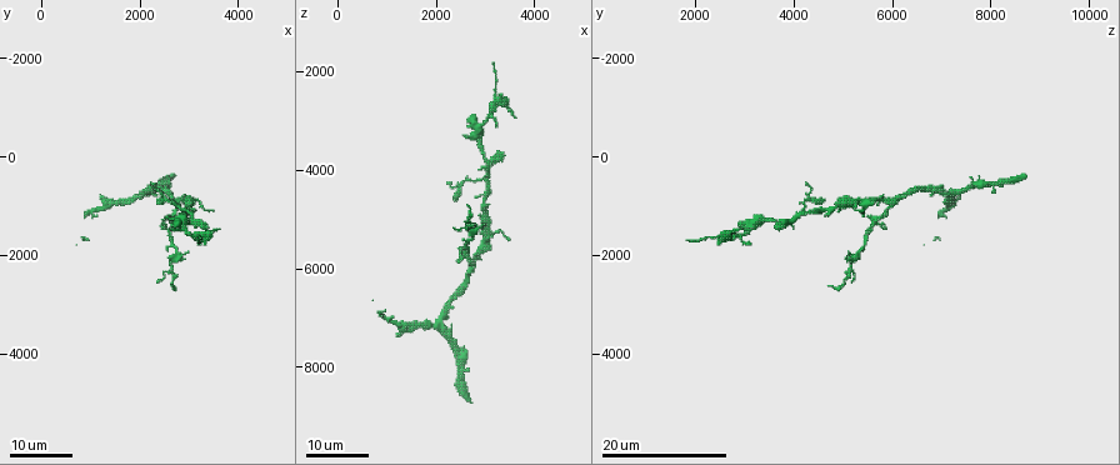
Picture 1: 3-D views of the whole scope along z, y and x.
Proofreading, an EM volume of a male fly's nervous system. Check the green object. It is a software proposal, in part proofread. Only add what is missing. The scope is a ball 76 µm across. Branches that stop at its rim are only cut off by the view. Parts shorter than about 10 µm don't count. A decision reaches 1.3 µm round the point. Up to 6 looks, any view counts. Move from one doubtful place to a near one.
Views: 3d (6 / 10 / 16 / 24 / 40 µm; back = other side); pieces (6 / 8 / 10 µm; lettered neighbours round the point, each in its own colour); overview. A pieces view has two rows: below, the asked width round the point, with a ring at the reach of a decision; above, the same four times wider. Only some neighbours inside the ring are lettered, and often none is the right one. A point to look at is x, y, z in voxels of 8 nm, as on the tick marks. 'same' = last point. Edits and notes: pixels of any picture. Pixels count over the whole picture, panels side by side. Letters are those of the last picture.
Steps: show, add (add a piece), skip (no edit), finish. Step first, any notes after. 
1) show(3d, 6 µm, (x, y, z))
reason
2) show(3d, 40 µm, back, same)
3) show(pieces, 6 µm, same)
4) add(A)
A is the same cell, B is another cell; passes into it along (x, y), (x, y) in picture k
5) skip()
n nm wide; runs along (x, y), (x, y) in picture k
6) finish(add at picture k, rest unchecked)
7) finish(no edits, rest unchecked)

show(3d, 24 µm, (2400, 850, 4650))
branch stops here

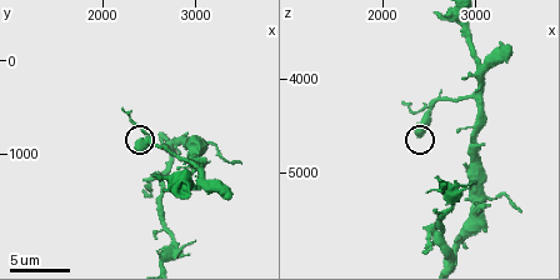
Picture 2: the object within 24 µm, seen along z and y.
show(pieces, 10 µm, same)
what lies round it

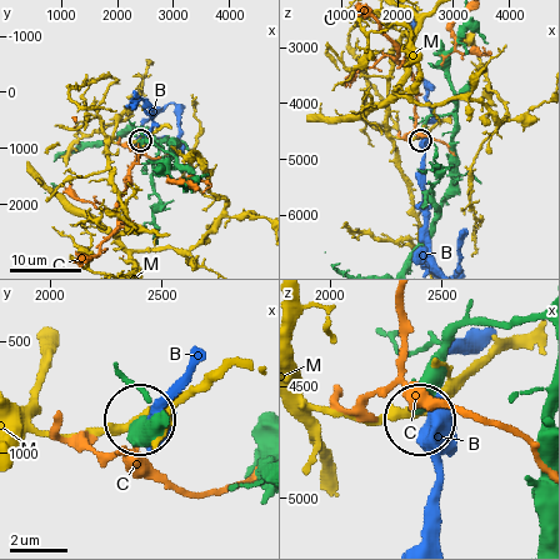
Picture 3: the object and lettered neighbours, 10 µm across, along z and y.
skip()
500 nm wide; B, C and M are other cells; none of them fits

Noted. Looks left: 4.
show(pieces, 8 µm, (3450, 1100, 5400))
branch stops here

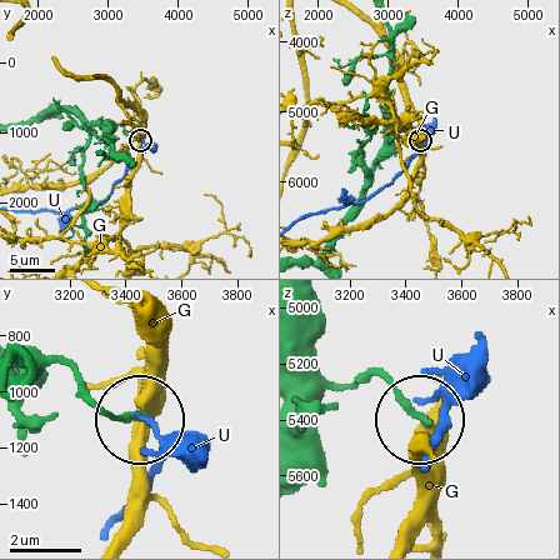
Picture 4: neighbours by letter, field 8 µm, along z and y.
skip()
G and U are other cells; no lettered piece goes on from it

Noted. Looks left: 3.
show(pieces, 8 µm, (2500, 1450, 5850))
branch stops here

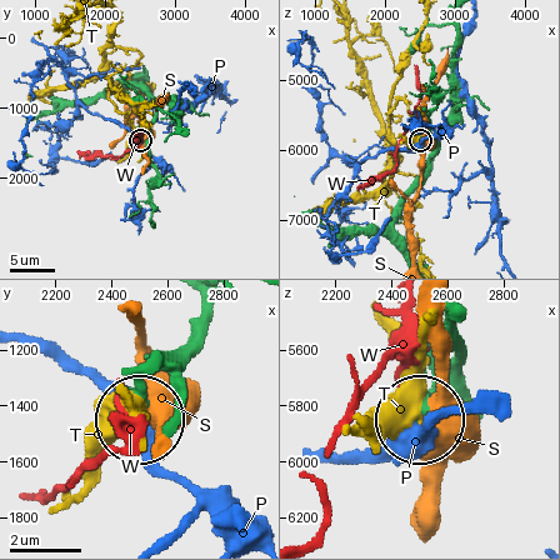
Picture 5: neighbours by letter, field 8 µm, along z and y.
skip()
P, S, T and W are other cells; no lettered piece goes on from it

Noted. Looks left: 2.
finish(no edits, rest unchecked)

